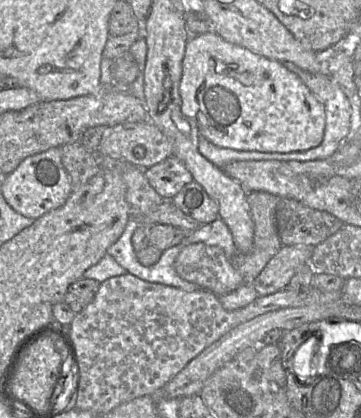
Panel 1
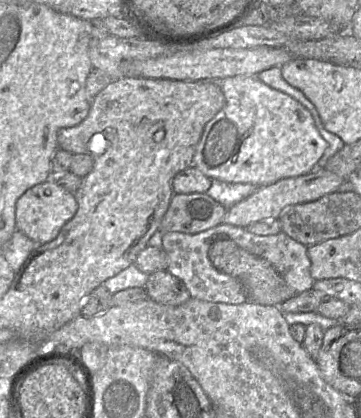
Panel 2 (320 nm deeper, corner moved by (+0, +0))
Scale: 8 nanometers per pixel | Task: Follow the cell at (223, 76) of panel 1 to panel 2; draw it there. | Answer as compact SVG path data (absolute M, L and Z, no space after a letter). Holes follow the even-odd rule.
M234 76L215 80L225 96L224 107L206 124L197 145L193 165L210 179L250 183L258 187L311 172L328 143L317 130L310 111L291 96L263 83L258 76Z

